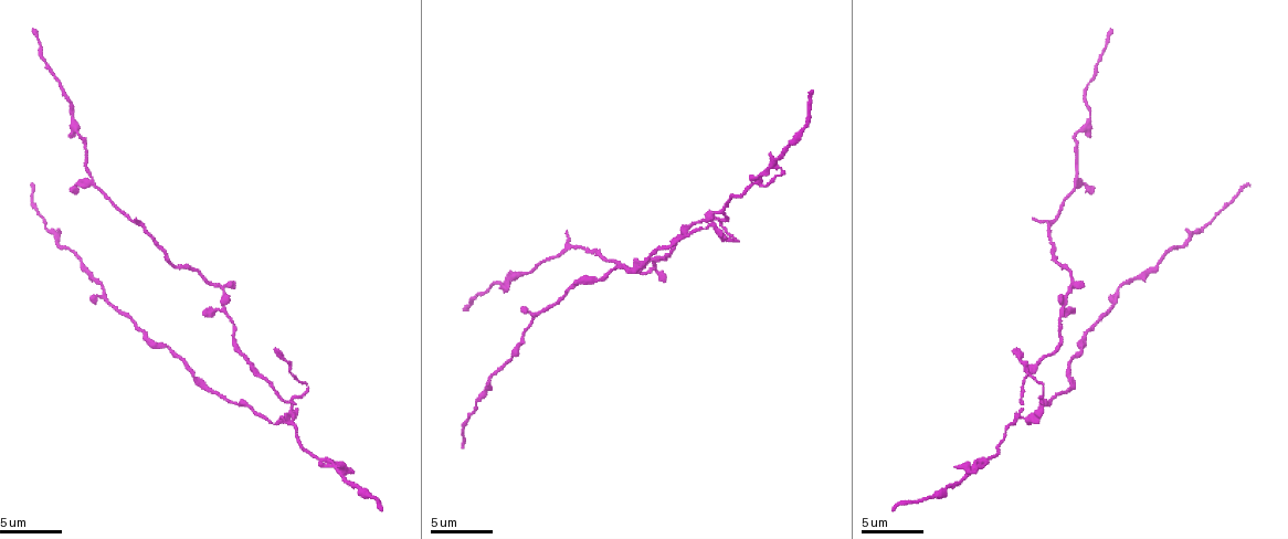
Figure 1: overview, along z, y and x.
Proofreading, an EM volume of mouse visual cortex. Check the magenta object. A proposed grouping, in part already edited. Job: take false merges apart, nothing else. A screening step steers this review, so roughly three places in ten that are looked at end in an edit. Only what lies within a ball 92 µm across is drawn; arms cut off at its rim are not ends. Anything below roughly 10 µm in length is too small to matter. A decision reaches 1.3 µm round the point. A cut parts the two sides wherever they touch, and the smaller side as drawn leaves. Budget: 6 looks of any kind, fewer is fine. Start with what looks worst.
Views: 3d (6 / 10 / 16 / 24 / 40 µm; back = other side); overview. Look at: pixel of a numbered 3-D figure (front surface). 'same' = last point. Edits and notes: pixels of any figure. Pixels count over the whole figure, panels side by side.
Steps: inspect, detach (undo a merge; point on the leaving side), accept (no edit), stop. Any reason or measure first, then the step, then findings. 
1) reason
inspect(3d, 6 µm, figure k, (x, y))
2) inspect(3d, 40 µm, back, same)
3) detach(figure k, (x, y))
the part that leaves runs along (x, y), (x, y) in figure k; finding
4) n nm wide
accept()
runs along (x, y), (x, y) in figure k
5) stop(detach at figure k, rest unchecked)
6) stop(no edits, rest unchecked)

three-way junction
inspect(3d, 6 µm, figure 1, (721, 209))

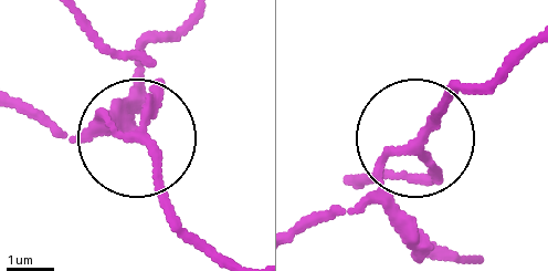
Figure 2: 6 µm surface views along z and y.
other side
inspect(3d, 6 µm, back, figure 2, (135, 136))

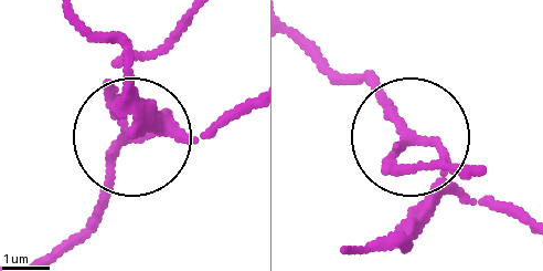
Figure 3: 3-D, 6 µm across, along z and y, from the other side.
160 nm wide
accept()
runs along (182, 18), (119, 65), (123, 144), (95, 211) in figure 3; all the same neuron

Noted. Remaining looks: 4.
side arm on a straight run
inspect(3d, 16 µm, figure 1, (657, 257))

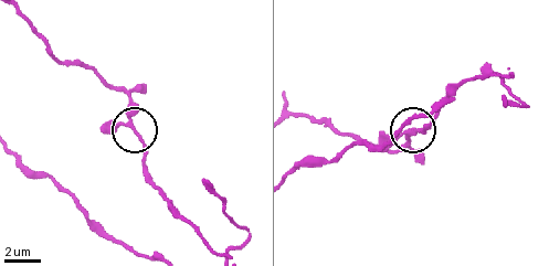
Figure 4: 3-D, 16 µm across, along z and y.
closer look
inspect(3d, 6 µm, figure 4, (409, 132))

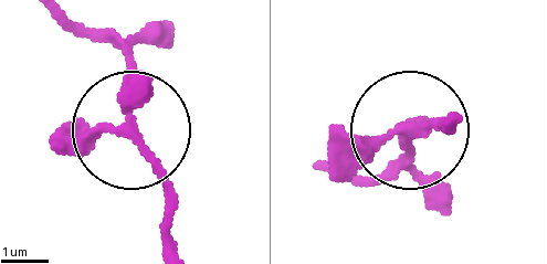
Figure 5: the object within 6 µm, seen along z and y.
210 nm wide
accept()
runs along (161, 245), (161, 175), (130, 127), (126, 67), (106, 35) in figure 5; all the same neuron

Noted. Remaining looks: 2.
three arms meet
inspect(3d, 6 µm, figure 1, (1054, 217))

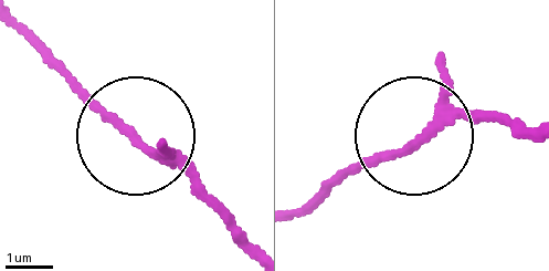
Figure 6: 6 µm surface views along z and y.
3 arms
accept()
runs along (532, 132), (497, 121), (425, 124), (310, 211) in figure 6; all the same neuron

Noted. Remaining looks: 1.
stop(no edits, rest unchecked)

